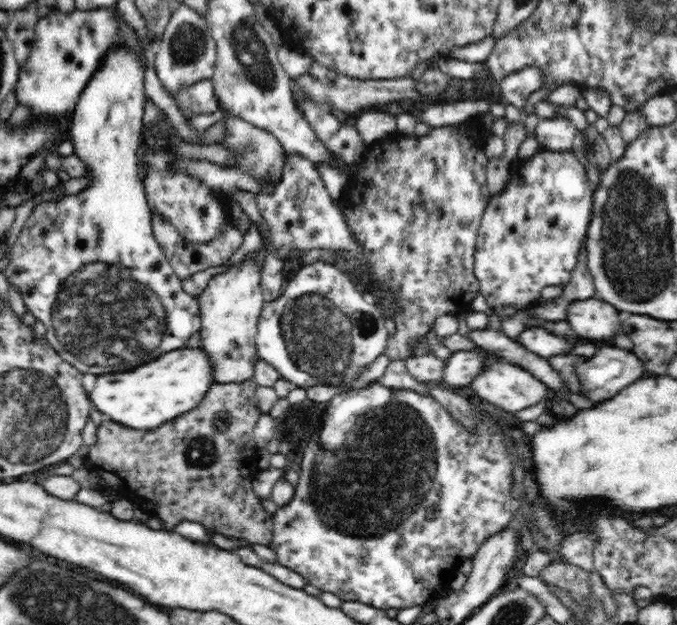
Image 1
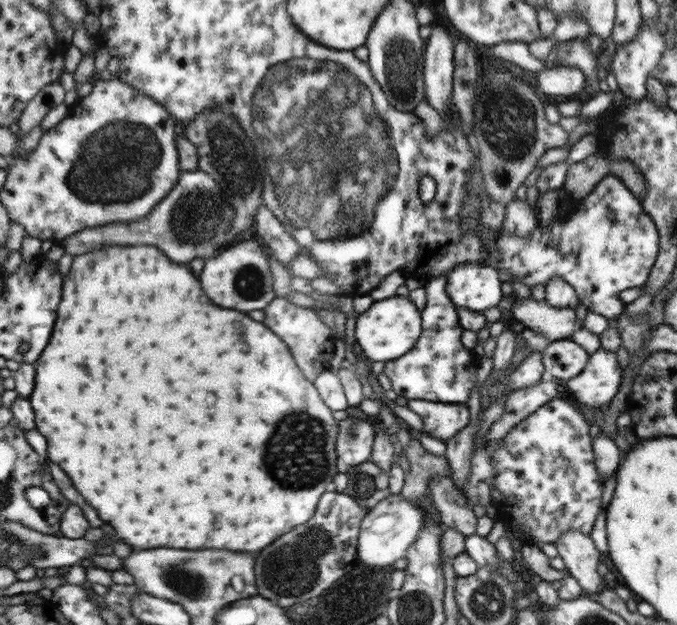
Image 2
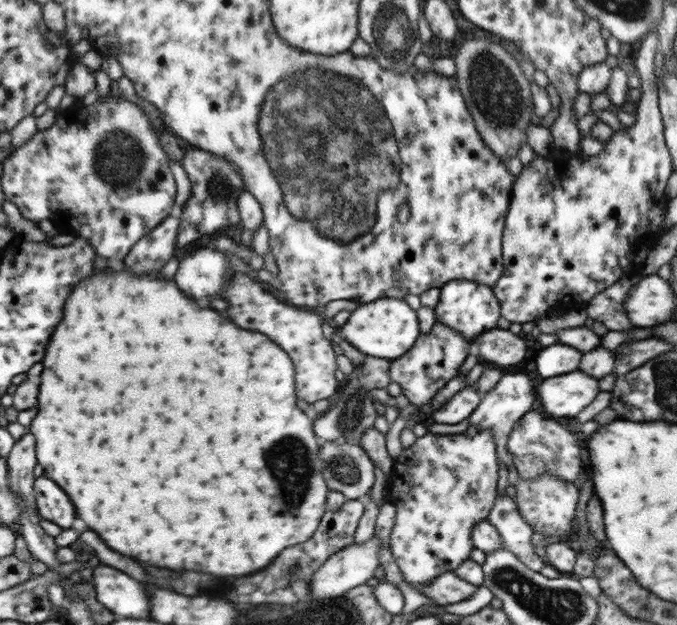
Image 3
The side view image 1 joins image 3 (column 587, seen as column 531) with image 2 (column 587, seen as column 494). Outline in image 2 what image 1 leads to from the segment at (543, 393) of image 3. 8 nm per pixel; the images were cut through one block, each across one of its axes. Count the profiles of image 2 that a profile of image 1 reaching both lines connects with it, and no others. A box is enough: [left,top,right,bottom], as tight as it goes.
[563,346,622,407]

